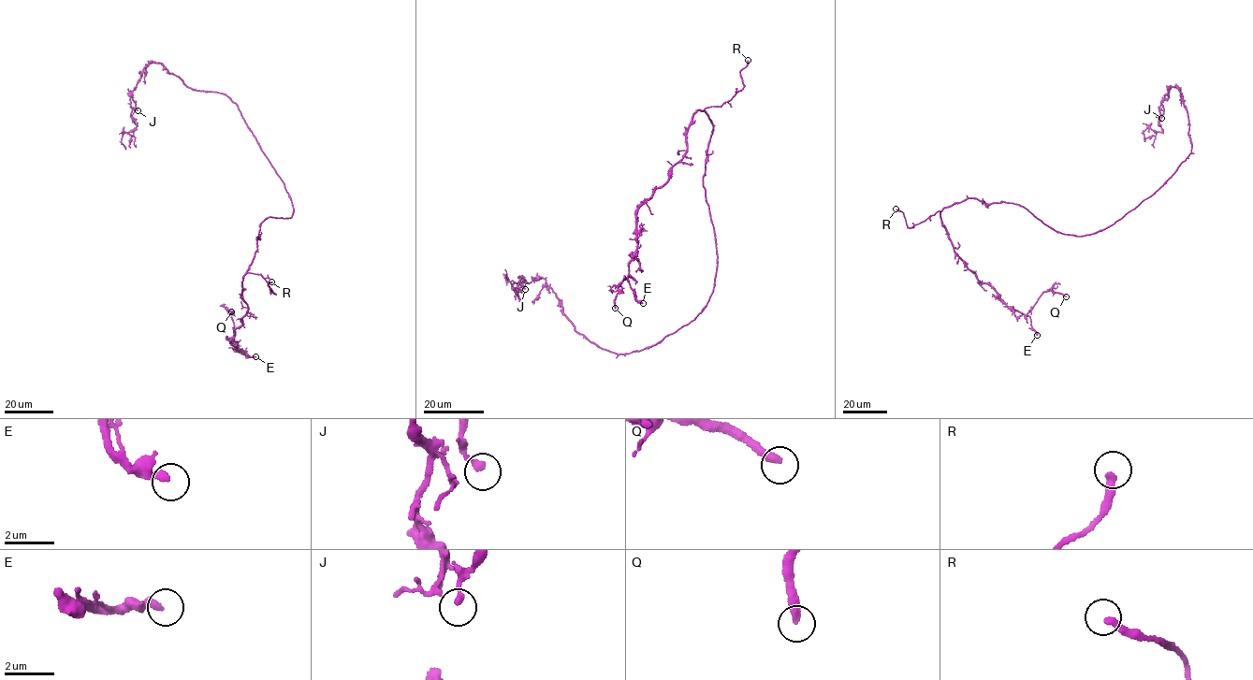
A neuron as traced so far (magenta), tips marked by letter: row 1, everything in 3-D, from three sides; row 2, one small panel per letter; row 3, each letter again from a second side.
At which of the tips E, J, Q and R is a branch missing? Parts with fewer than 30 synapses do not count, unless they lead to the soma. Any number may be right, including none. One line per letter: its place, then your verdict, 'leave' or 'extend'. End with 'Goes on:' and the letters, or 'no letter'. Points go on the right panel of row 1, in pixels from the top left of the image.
E: (1037, 335) | leave
J: (1161, 118) | leave
Q: (1066, 296) | leave
R: (896, 209) | extend
Goes on: R

